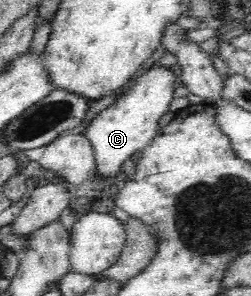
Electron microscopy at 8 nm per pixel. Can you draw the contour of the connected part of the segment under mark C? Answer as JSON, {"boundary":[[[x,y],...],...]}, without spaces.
{"boundary":[[[155,66],[143,72],[121,96],[115,98],[111,106],[107,106],[86,127],[85,135],[89,137],[95,149],[95,171],[99,178],[115,178],[121,171],[123,162],[131,158],[135,152],[150,143],[159,130],[159,120],[170,110],[175,88],[179,80],[177,67]]]}

